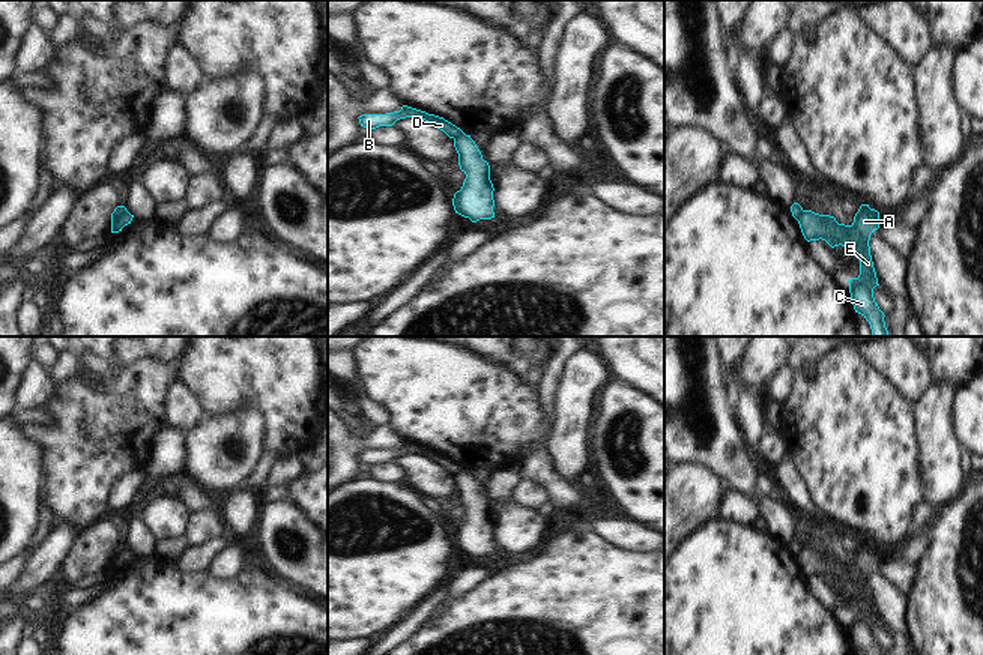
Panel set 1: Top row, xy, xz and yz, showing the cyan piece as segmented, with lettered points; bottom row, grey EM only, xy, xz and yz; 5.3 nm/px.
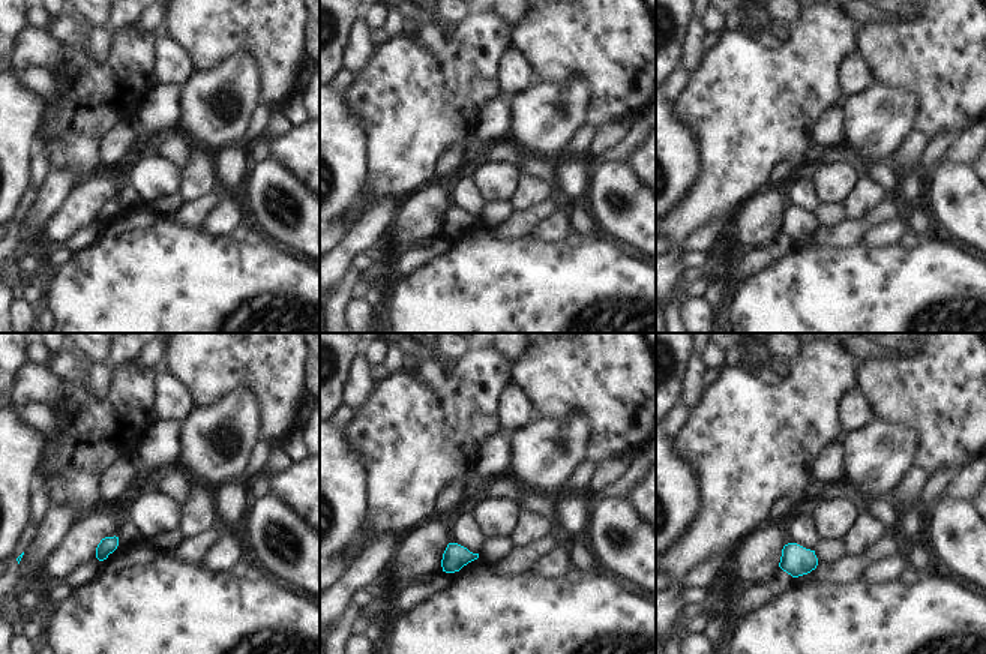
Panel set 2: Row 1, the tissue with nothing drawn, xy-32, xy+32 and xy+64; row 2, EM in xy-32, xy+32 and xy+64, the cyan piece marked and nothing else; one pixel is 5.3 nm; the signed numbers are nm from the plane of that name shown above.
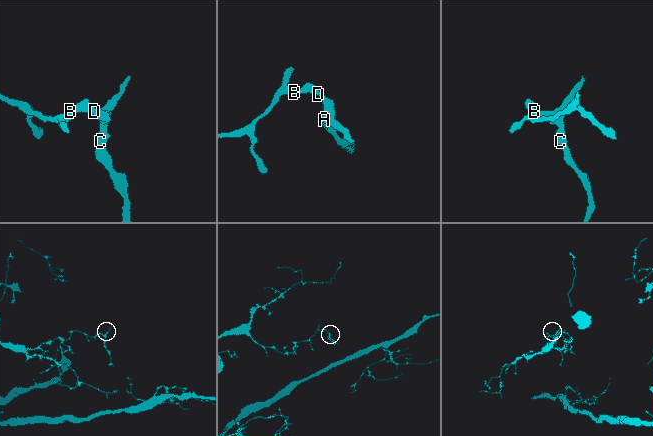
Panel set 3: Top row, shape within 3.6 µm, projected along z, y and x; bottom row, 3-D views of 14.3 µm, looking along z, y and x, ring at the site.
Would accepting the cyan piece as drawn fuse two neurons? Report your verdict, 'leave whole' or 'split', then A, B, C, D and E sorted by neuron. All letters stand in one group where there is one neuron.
split; groups A C E / B D

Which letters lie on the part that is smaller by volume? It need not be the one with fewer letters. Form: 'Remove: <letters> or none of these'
Remove: A, C, E

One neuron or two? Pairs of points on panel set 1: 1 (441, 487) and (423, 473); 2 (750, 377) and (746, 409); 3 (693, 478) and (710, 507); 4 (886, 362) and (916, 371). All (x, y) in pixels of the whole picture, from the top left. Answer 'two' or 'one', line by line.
1: one
2: two
3: one
4: one

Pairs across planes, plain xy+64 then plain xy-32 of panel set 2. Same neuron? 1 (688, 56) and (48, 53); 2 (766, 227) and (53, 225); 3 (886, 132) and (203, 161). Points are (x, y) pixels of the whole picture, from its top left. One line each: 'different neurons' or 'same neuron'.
1: same neuron
2: same neuron
3: different neurons

